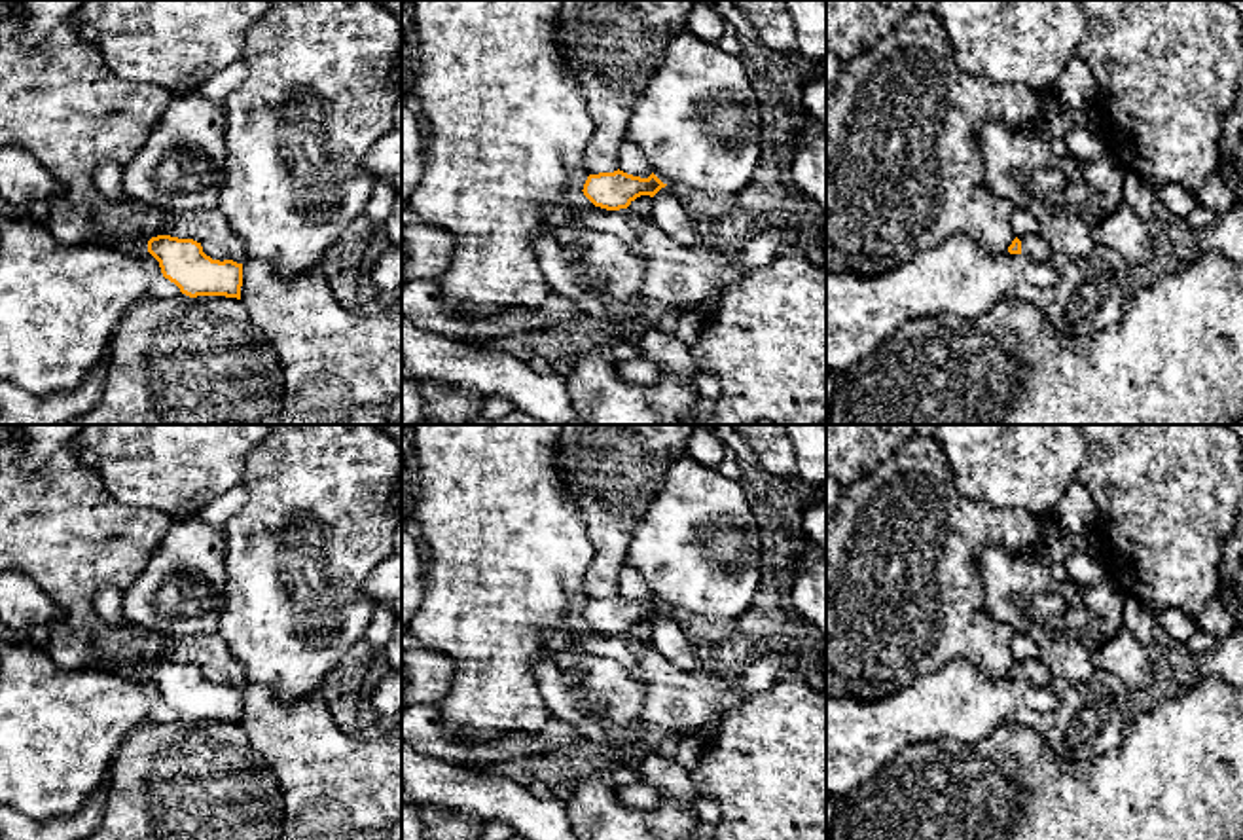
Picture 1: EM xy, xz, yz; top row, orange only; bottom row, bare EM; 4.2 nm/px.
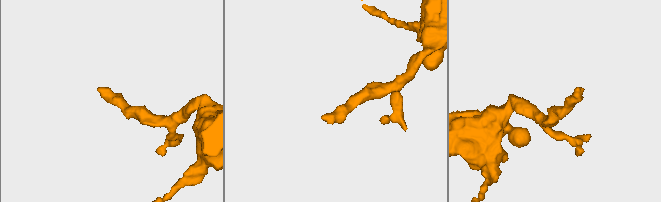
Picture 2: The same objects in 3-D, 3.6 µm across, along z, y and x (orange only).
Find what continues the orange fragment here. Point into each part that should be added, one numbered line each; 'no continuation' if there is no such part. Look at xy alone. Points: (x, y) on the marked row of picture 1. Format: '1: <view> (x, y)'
1: xy (139, 247)

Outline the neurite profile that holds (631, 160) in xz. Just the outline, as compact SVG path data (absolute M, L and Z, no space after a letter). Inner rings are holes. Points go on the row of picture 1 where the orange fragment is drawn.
M631 138L620 144L618 159L620 171L627 174L648 178L654 173L642 150Z

